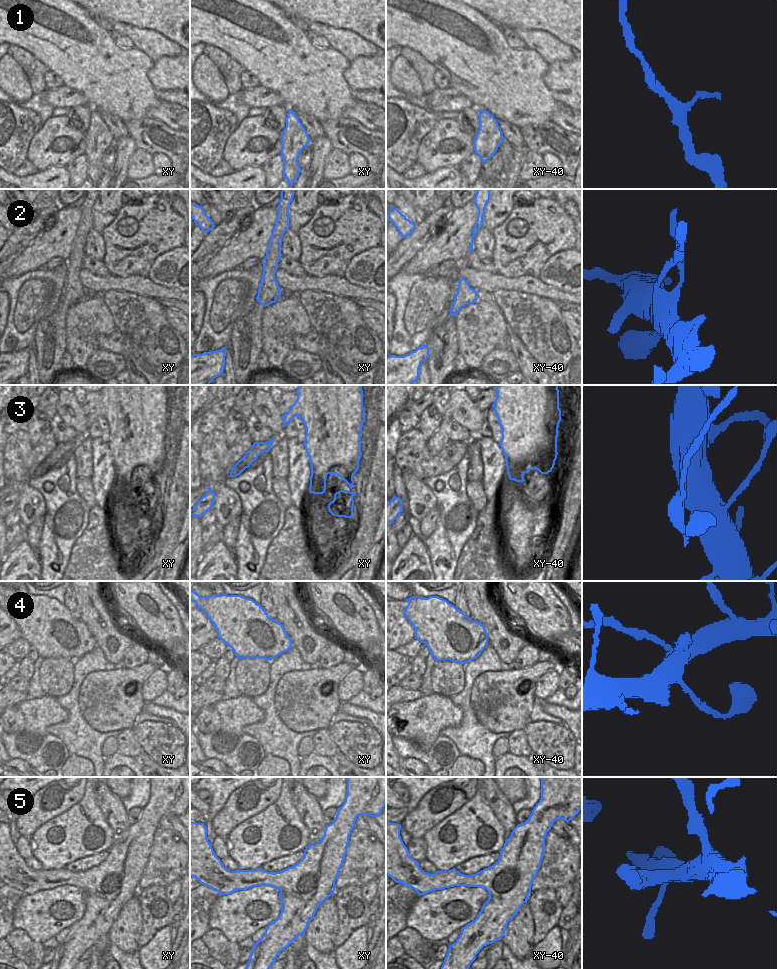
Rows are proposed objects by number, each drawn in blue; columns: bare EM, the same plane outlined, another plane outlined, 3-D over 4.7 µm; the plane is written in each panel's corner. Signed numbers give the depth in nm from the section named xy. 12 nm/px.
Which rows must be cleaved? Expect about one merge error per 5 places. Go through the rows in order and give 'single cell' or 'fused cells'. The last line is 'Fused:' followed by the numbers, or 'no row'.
1: fused cells
2: single cell
3: fused cells
4: single cell
5: single cell
Fused: 1, 3

